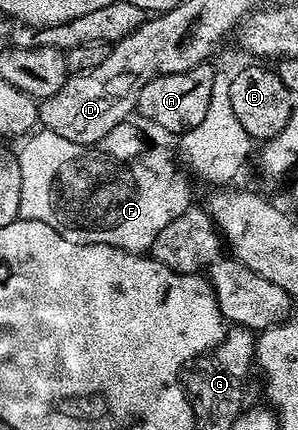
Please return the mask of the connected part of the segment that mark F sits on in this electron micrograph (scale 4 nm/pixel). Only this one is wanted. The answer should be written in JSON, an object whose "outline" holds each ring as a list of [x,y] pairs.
{"outline":[[[127,122],[116,126],[95,144],[68,142],[68,138],[45,130],[27,135],[26,145],[16,152],[20,162],[19,217],[52,226],[68,242],[107,244],[135,254],[149,250],[152,242],[156,242],[156,234],[191,208],[192,200],[190,188],[182,177],[183,169],[174,165],[173,158],[164,149],[149,144],[132,125]]]}

